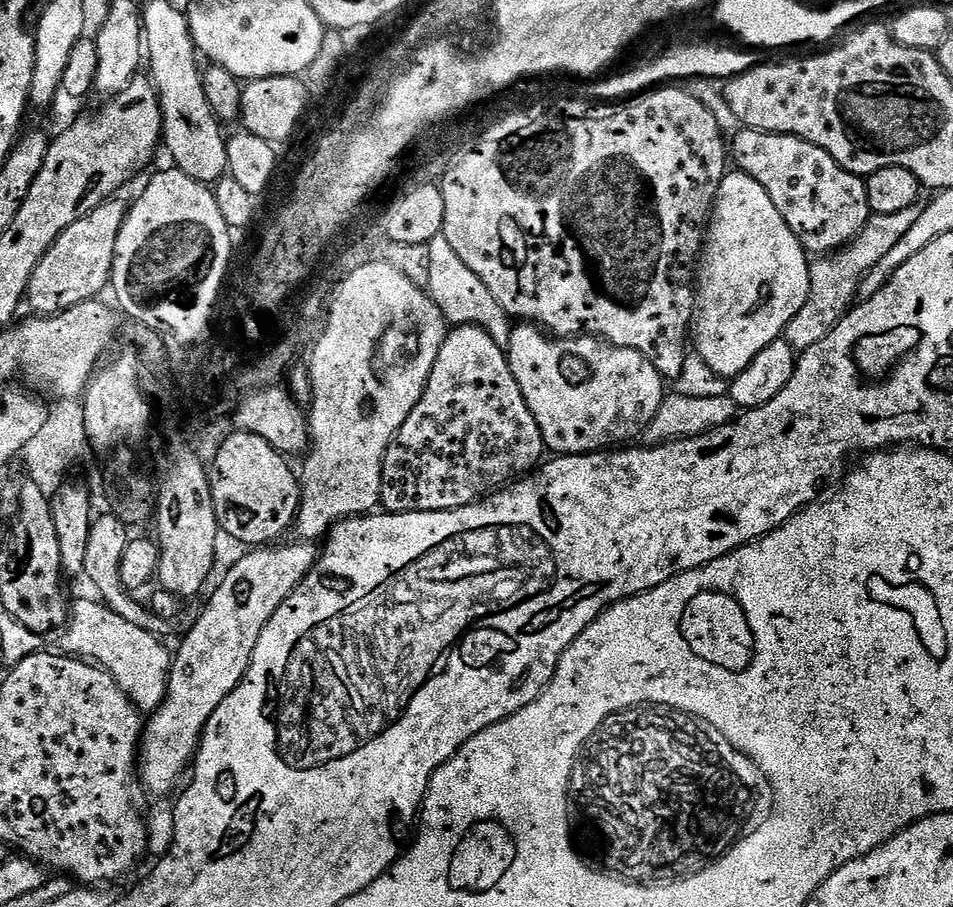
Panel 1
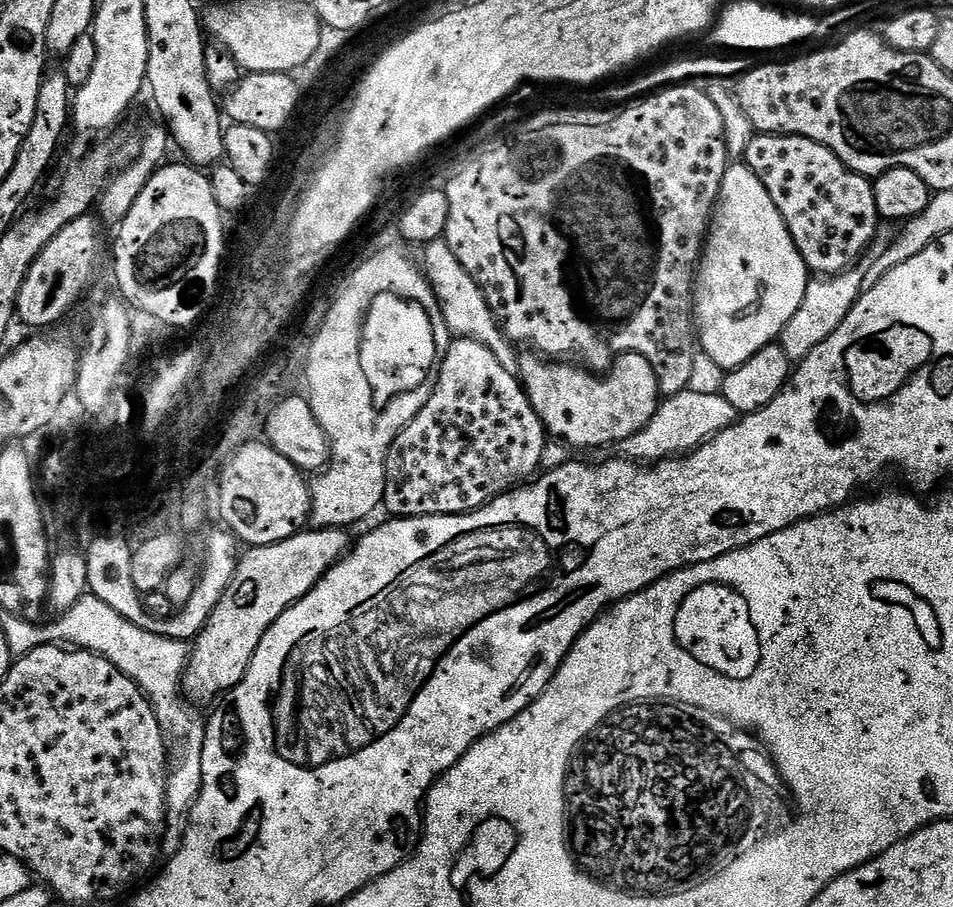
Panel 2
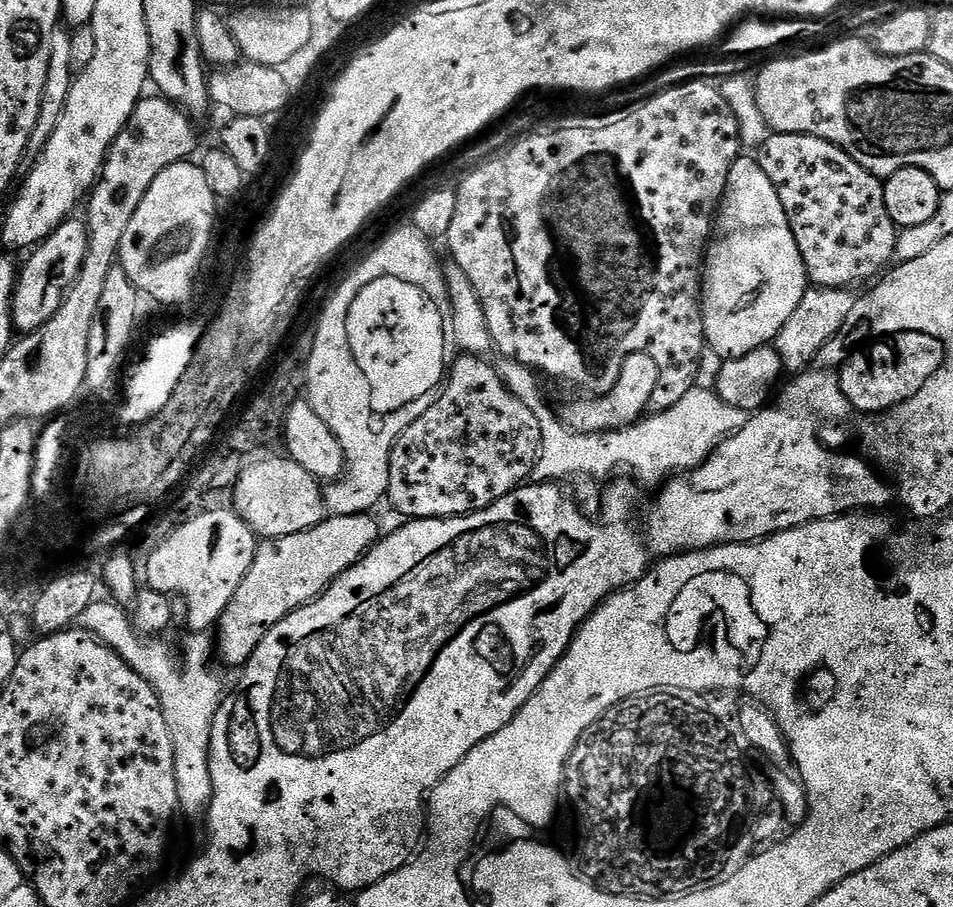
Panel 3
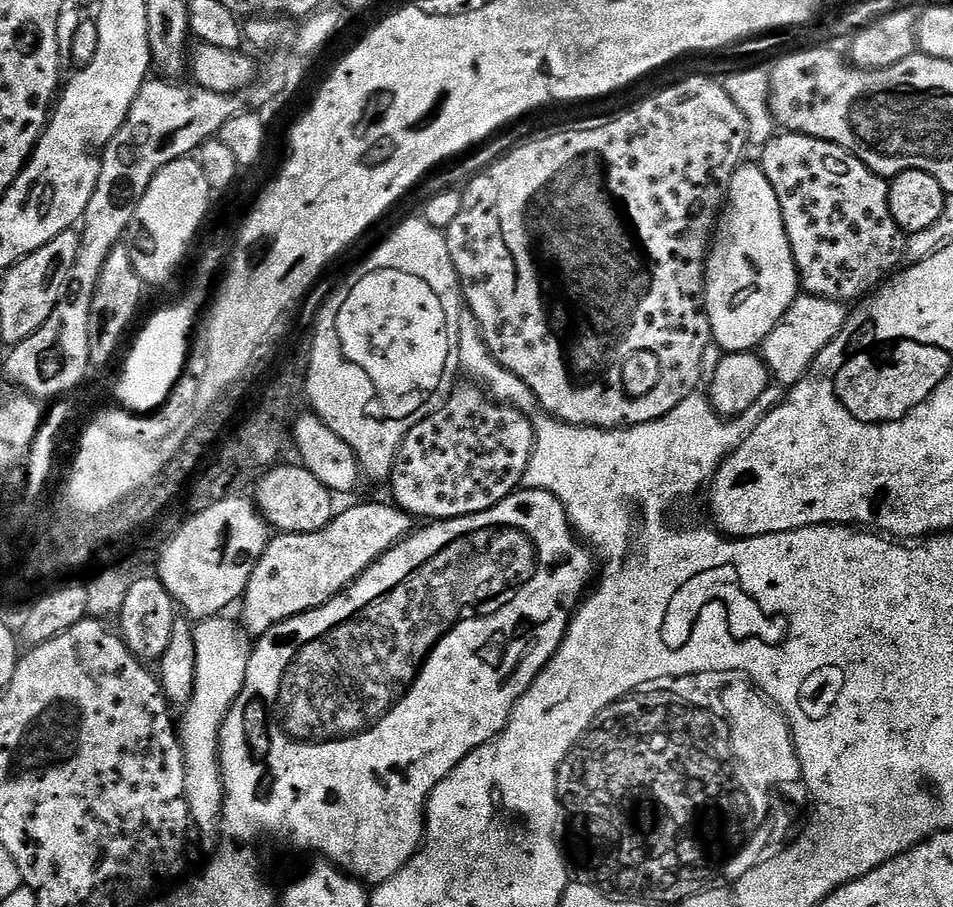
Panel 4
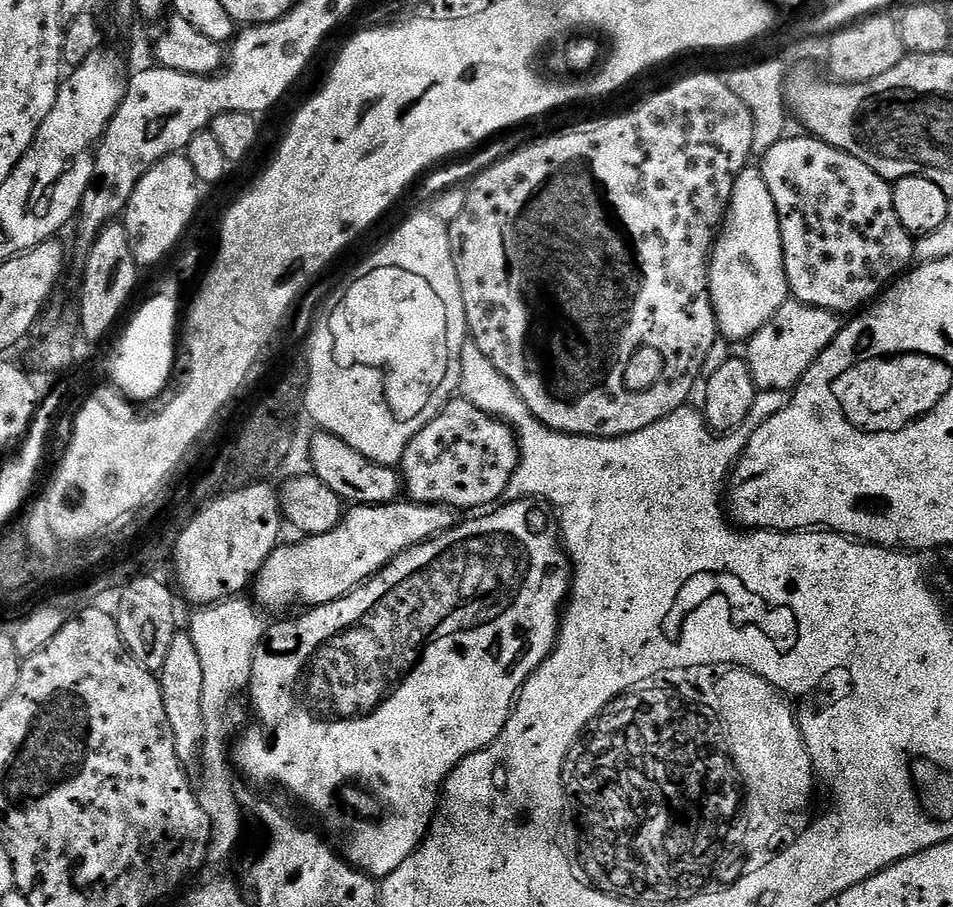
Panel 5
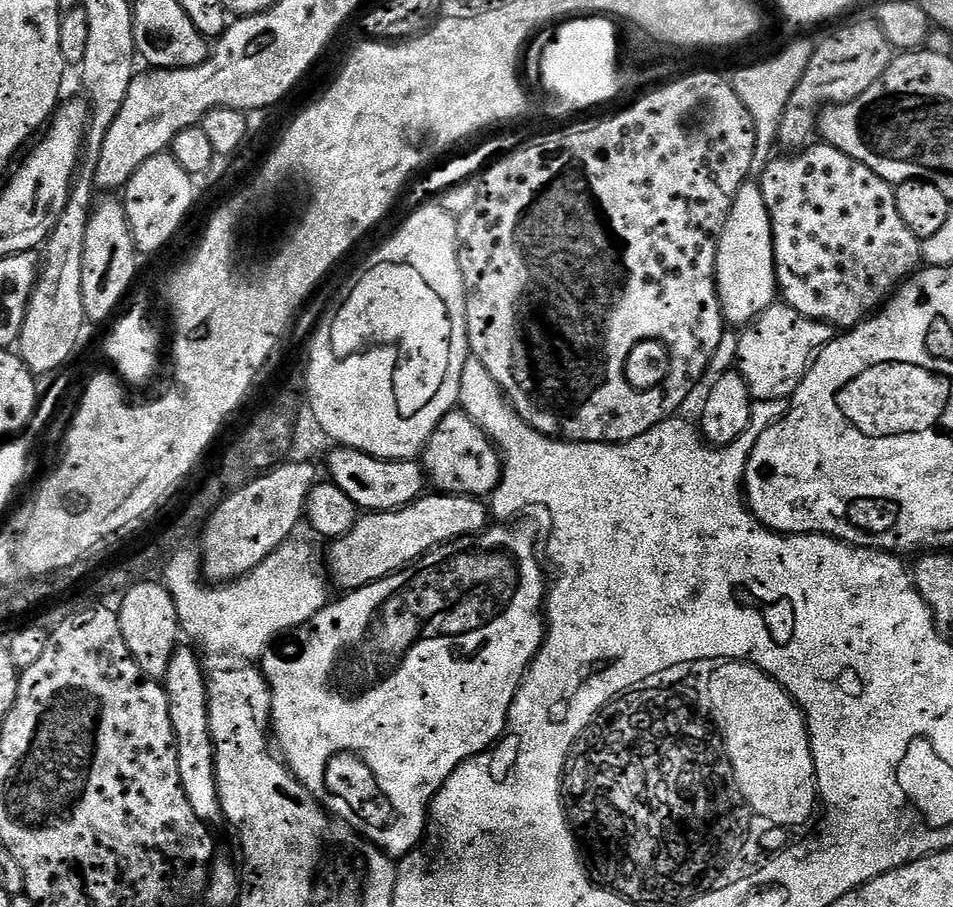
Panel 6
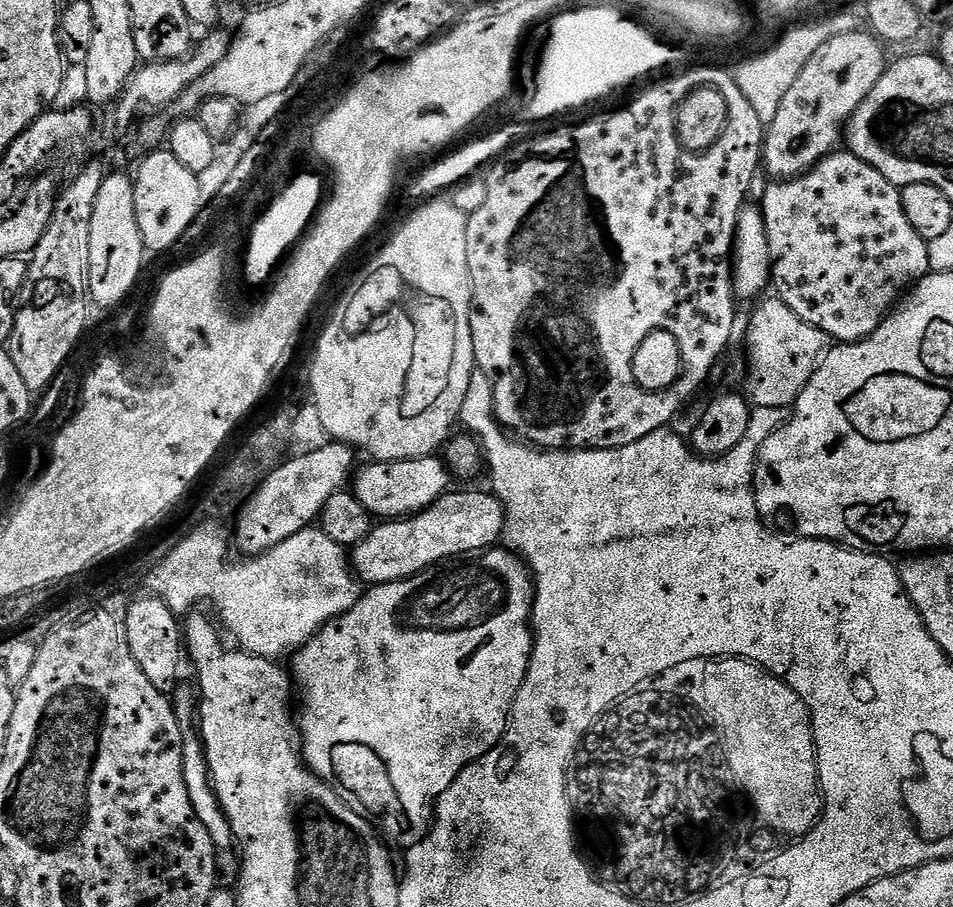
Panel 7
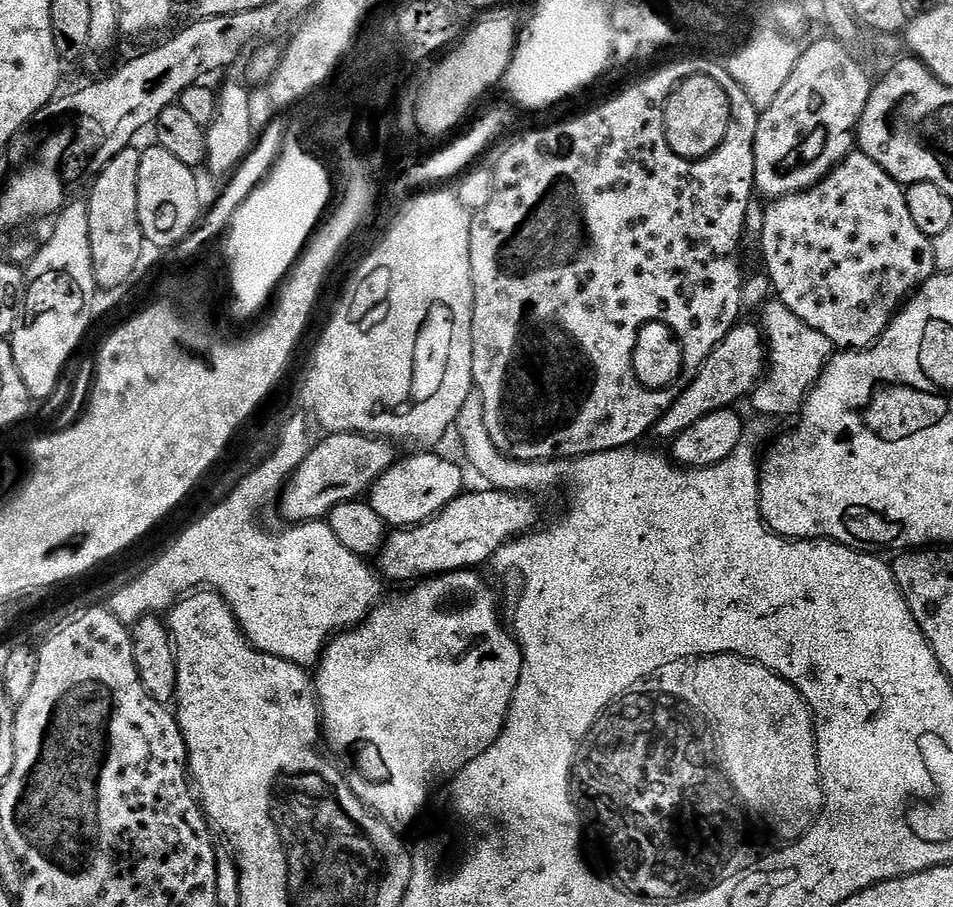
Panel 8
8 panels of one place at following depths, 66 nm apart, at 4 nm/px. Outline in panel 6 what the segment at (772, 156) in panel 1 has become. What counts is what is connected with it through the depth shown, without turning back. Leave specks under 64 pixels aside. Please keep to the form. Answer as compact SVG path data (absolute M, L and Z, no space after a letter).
M813 142L807 148L801 148L795 154L780 154L769 160L764 167L764 172L758 177L758 183L762 190L762 198L766 198L766 210L770 214L770 226L774 238L774 262L776 263L776 286L783 303L789 304L798 314L802 314L811 320L821 320L824 324L832 325L836 330L855 328L863 320L873 315L899 289L900 285L921 267L920 254L921 240L902 222L902 214L898 214L898 202L896 201L896 189L887 184L870 166L850 158L850 154L842 154L834 146L823 142Z

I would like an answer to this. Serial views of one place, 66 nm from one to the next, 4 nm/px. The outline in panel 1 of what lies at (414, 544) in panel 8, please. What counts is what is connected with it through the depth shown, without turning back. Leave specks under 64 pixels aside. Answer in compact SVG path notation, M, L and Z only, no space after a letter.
M312 542L295 543L260 546L245 551L248 553L213 590L208 605L185 634L180 649L175 649L172 667L168 669L164 701L147 717L144 735L140 737L138 780L143 791L145 788L156 796L164 796L179 782L180 775L189 771L205 726L214 710L218 710L224 699L239 686L266 622L274 618L278 606L286 602L289 594L315 566L317 545Z

